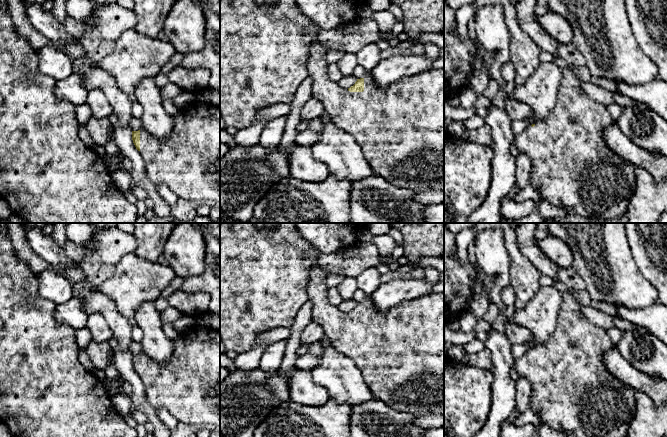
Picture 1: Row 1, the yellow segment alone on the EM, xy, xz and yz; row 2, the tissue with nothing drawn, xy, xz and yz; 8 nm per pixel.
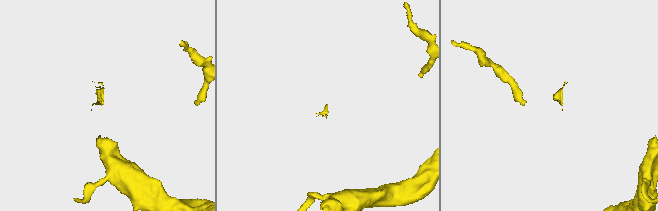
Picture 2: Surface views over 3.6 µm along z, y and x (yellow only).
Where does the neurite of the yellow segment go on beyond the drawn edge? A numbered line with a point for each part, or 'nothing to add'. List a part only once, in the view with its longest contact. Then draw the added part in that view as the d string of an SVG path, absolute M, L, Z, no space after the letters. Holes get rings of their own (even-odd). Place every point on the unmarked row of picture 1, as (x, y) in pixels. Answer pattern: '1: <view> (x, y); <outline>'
1: xz (400, 352); M319 264L310 269L307 293L313 305L312 321L321 326L333 348L354 362L373 398L383 401L388 407L399 412L415 416L444 416L444 292L405 300L385 312L375 308L369 295L364 300L364 315L350 316L329 302L326 278L327 273Z

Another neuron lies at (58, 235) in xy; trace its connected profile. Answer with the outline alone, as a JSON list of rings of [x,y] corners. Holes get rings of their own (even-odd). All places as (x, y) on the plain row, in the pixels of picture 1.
[[[53,223],[53,232],[51,238],[60,246],[63,247],[68,241],[66,235],[66,226],[68,223]]]

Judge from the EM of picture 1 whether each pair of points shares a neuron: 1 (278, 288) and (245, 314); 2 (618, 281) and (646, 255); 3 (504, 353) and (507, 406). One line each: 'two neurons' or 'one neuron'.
1: one neuron
2: two neurons
3: one neuron

